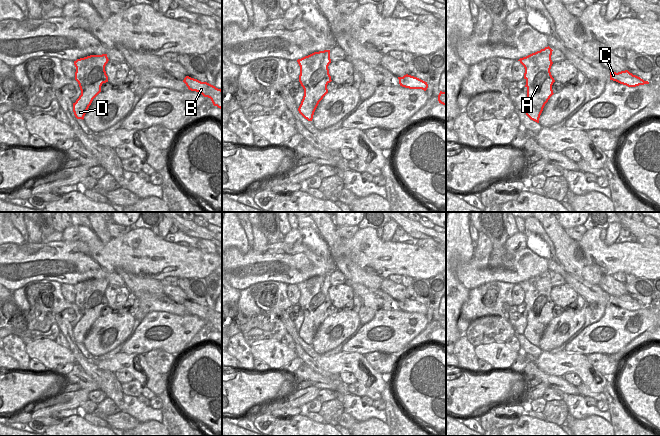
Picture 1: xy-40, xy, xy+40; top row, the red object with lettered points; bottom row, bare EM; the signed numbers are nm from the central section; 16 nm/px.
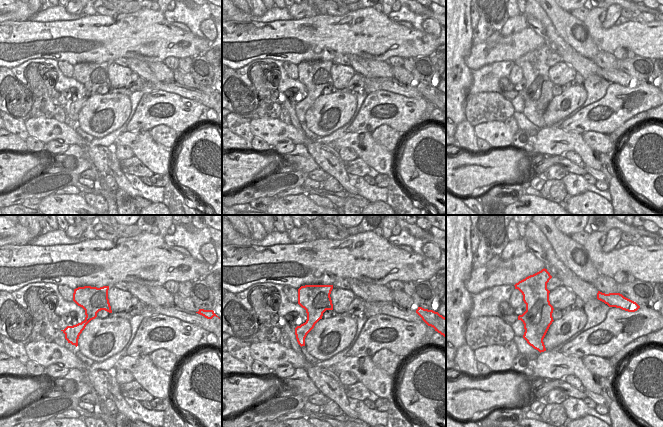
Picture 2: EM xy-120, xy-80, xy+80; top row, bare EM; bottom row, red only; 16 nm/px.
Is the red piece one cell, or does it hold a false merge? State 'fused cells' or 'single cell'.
fused cells

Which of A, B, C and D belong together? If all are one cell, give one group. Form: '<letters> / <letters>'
A D / B C

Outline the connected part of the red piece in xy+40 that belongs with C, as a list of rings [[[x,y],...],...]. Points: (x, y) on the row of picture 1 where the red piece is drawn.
[[[628,70],[621,71],[618,73],[610,72],[610,80],[616,81],[628,87],[636,87],[639,85],[649,84],[648,81],[644,81],[640,77],[633,75]]]

